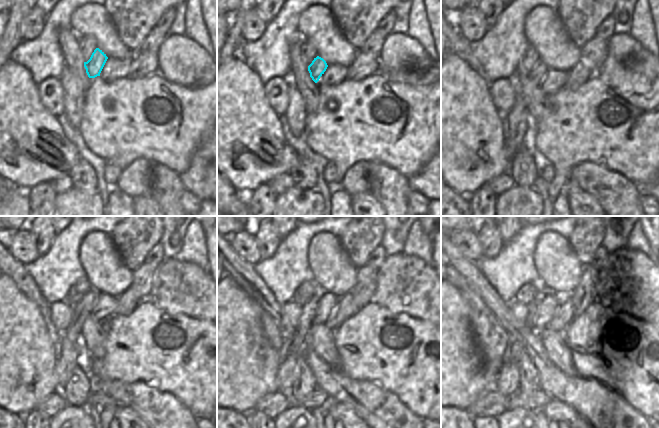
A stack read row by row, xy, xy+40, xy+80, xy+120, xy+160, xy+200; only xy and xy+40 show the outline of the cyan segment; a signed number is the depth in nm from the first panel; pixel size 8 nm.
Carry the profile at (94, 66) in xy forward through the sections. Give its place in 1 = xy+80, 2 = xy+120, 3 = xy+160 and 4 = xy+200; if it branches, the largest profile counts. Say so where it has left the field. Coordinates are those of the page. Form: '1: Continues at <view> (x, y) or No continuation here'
1: Continues at xy+80 (540, 69)
2: Continues at xy+120 (82, 310)
3: Continues at xy+160 (296, 345)
4: Continues at xy+200 (514, 348)

